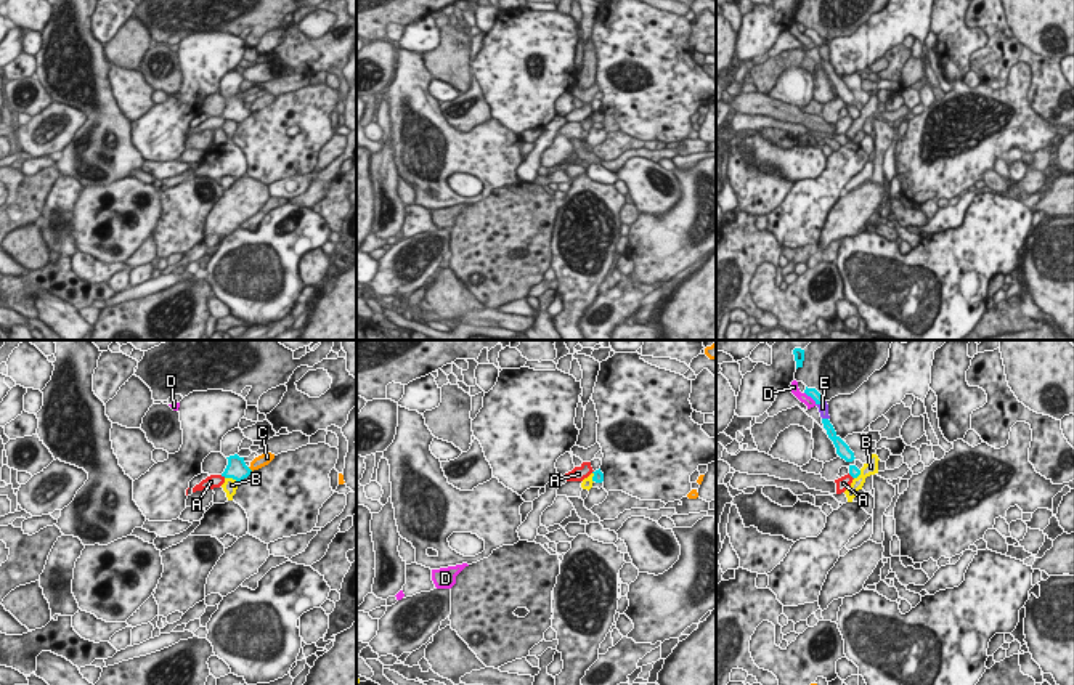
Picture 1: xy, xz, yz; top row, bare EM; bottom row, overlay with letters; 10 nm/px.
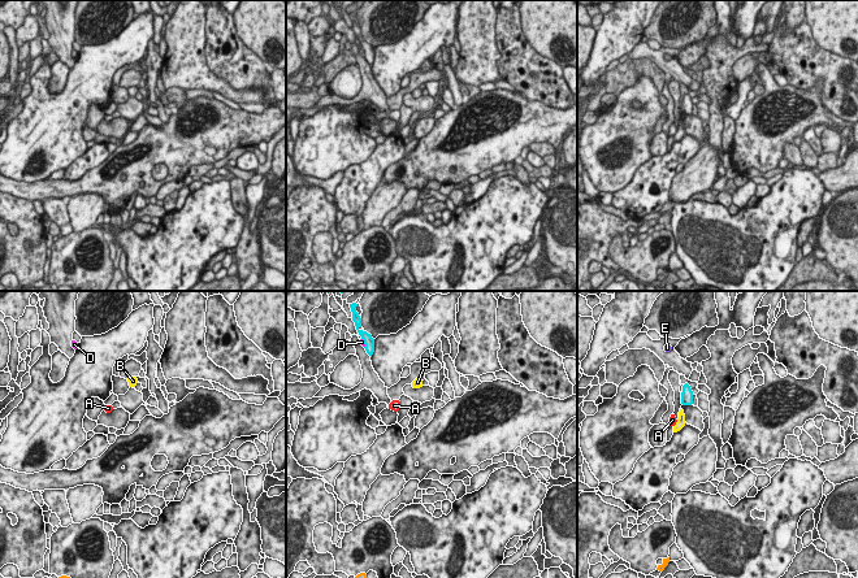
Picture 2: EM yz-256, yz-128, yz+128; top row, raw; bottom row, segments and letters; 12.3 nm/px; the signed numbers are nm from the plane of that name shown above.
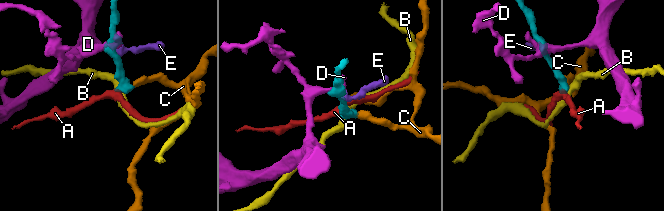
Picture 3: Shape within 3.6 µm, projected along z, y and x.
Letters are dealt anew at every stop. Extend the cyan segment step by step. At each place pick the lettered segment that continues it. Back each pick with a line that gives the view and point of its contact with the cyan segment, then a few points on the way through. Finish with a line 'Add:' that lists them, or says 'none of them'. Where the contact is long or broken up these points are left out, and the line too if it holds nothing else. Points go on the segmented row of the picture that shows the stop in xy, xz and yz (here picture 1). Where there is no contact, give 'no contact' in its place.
Add: none of them

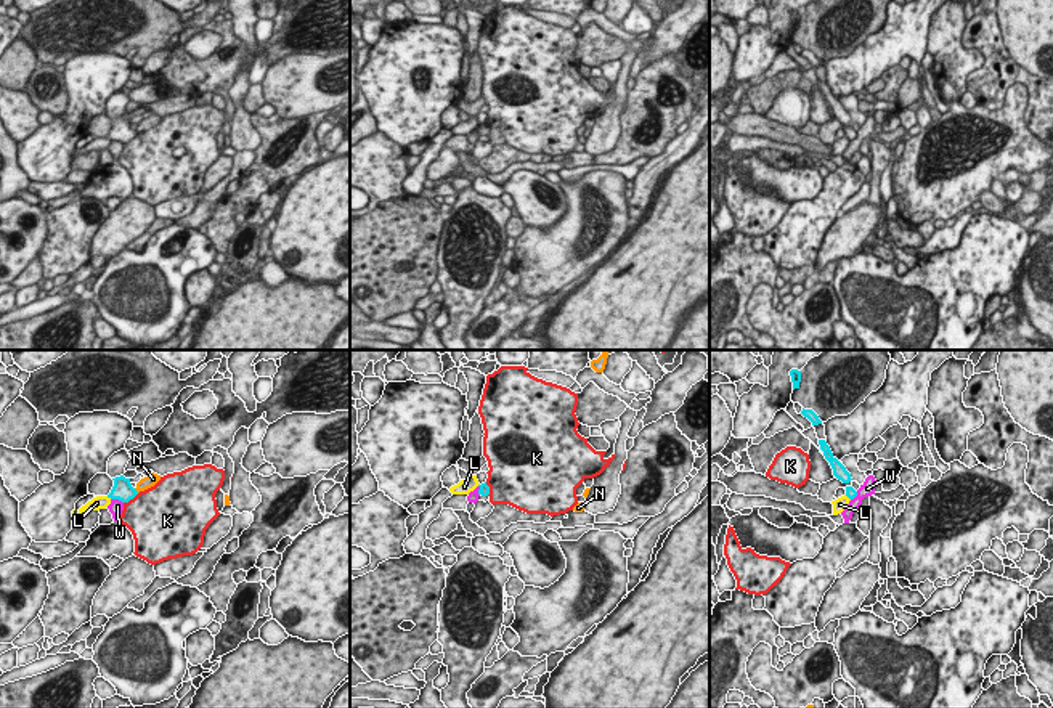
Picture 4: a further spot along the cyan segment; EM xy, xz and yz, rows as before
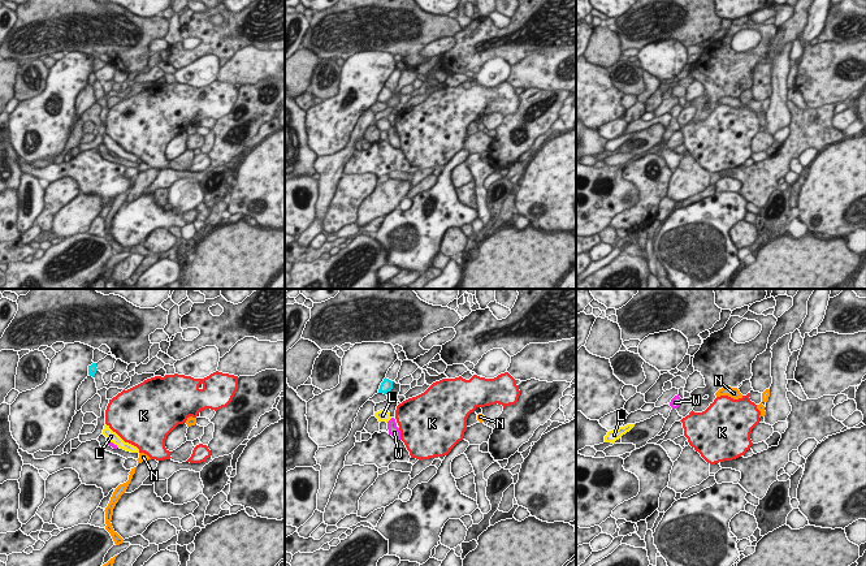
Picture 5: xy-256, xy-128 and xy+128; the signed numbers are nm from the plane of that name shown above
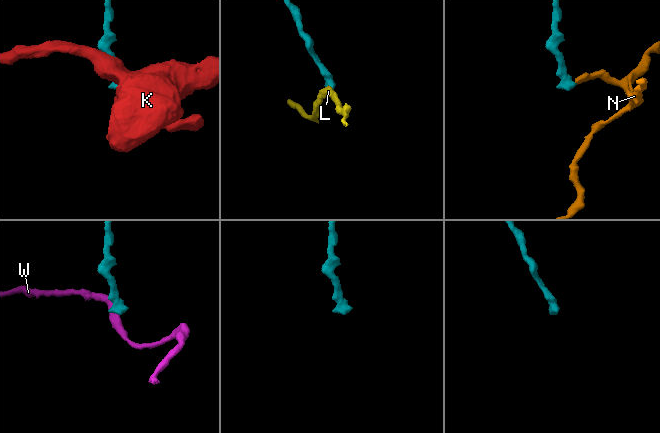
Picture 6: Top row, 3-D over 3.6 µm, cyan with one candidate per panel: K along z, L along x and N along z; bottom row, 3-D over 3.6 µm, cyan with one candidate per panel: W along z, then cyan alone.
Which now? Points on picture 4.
Add: none of them

